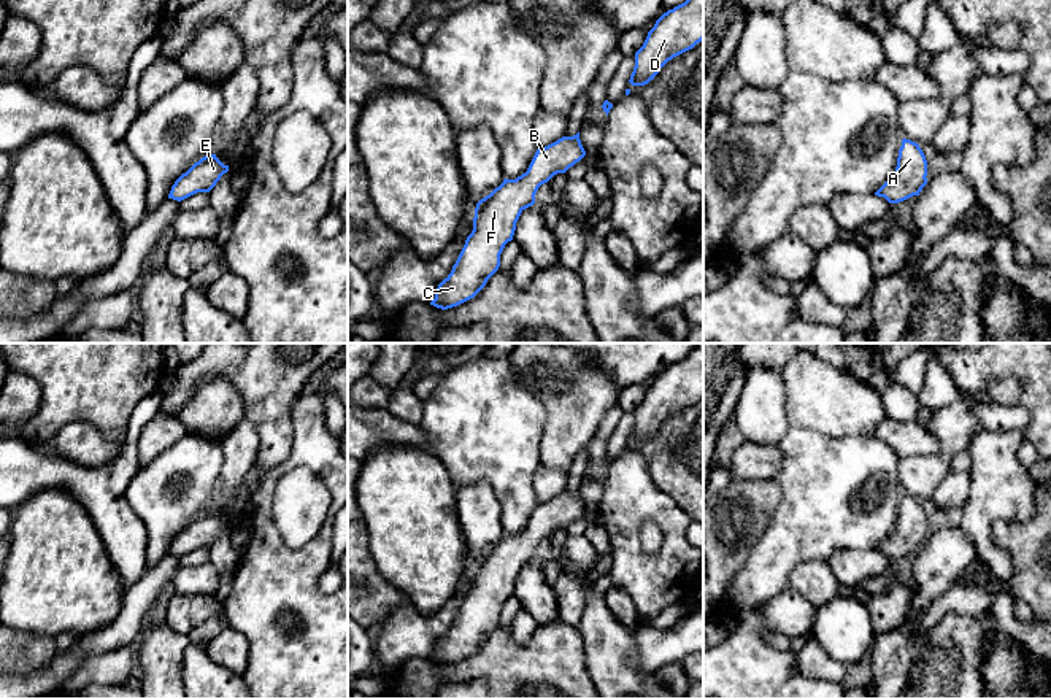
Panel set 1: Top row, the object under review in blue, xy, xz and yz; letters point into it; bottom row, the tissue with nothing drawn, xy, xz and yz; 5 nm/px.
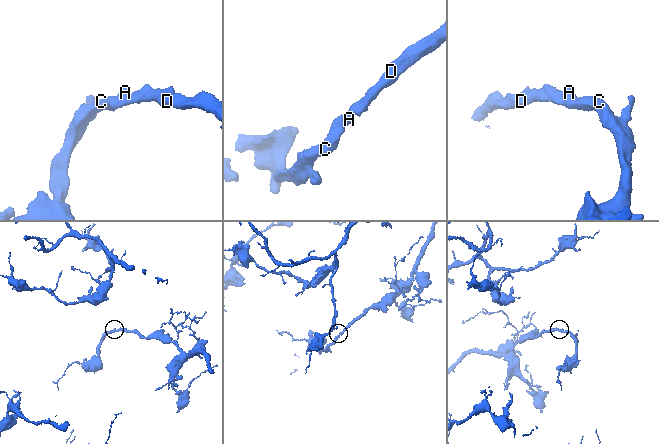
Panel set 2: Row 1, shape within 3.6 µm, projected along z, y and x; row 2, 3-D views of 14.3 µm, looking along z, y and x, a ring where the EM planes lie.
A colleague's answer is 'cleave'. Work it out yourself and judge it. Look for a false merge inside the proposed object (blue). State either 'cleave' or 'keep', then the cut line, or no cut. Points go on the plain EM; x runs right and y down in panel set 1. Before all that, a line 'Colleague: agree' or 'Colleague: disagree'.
Colleague: disagree
keep; cut none

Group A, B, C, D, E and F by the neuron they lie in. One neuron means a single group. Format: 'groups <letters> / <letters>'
groups A B C D E F

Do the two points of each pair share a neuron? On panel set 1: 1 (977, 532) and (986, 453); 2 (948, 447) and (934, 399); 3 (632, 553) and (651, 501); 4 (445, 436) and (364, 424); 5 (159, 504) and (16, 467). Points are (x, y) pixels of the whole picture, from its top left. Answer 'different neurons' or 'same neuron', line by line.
1: same neuron
2: different neurons
3: same neuron
4: different neurons
5: different neurons

